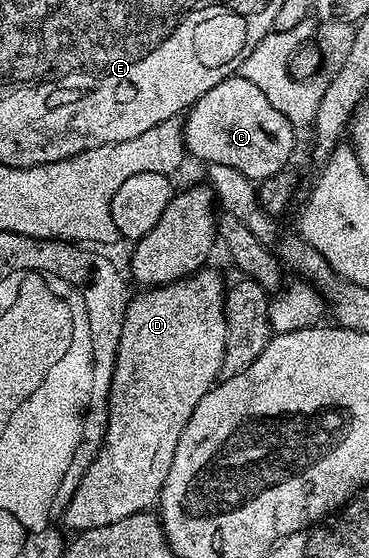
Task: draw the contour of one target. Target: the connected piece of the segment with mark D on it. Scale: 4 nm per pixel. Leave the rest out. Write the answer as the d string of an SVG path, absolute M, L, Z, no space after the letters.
M210 266L203 267L192 276L185 276L171 284L163 284L159 288L147 287L139 294L131 295L124 314L124 330L120 330L120 350L113 353L114 373L110 379L110 397L104 402L106 408L106 433L98 453L94 455L93 462L88 466L86 473L80 478L76 490L65 501L66 509L62 512L62 520L71 528L71 533L77 534L84 530L92 530L96 526L108 526L112 522L120 522L120 518L128 518L137 512L144 512L155 507L157 498L162 492L164 478L168 478L168 470L172 470L172 454L176 454L176 442L180 442L180 434L184 434L184 426L188 426L188 418L192 418L192 410L208 394L219 379L226 353L226 289L222 284L222 276L213 272Z

